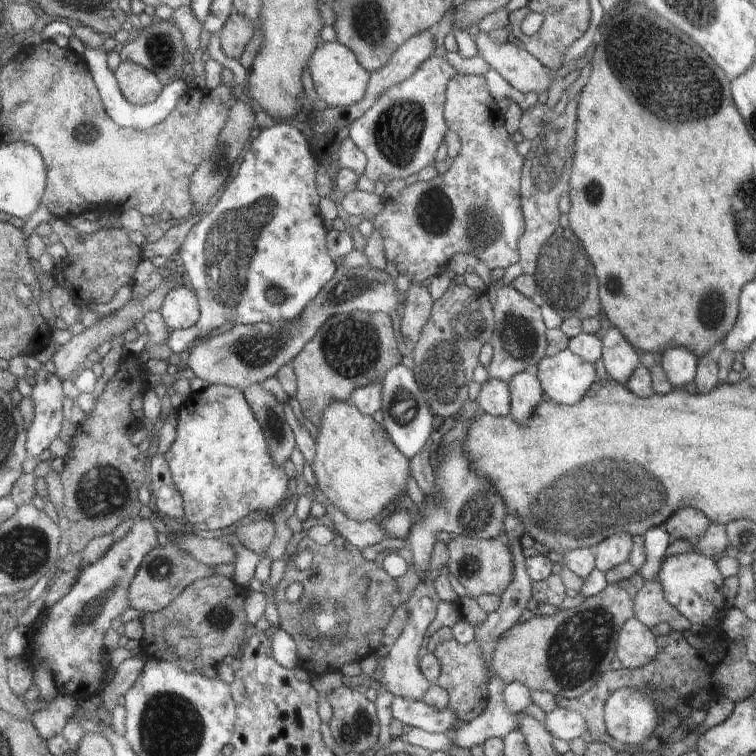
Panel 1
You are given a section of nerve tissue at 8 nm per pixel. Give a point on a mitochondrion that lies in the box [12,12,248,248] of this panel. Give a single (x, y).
(161, 50)

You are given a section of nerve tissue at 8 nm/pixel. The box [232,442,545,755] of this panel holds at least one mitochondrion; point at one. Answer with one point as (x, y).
(327, 622)

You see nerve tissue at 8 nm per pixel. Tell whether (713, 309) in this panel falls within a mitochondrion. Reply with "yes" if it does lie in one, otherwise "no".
yes

